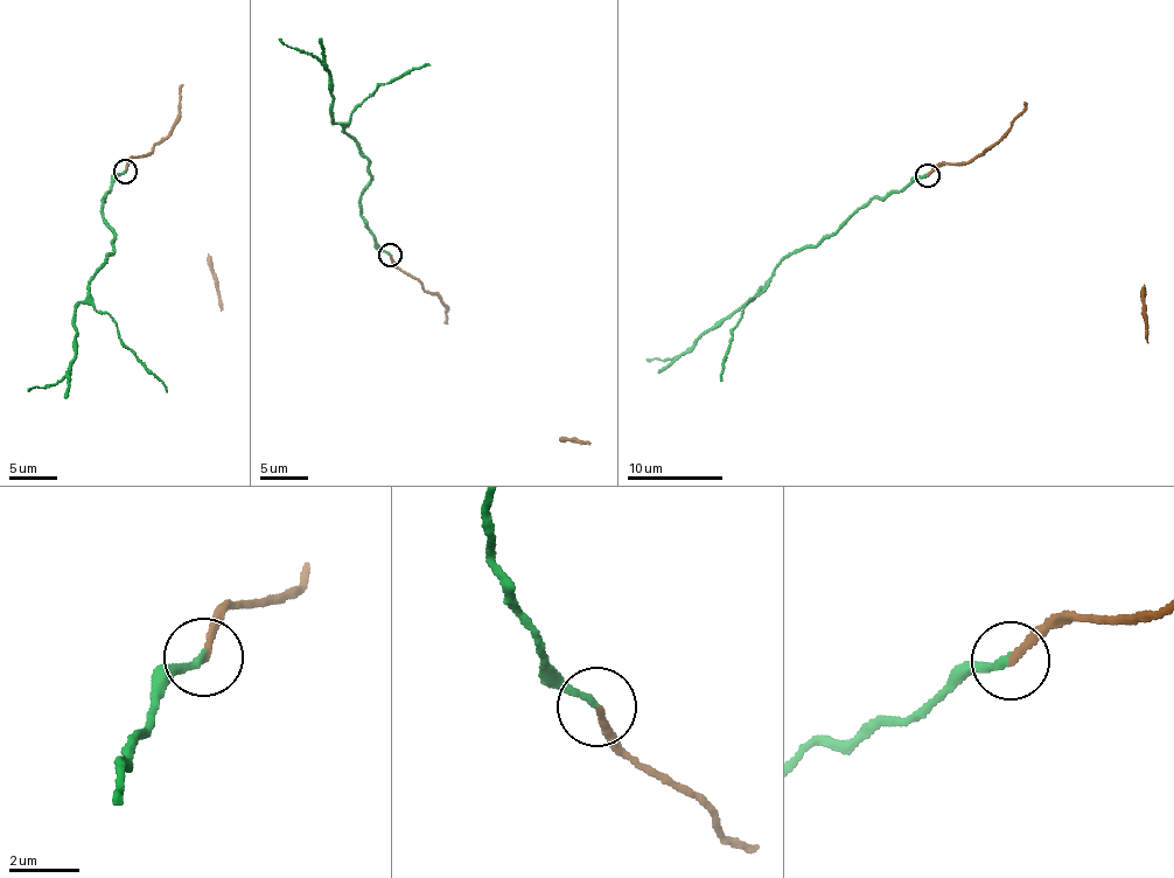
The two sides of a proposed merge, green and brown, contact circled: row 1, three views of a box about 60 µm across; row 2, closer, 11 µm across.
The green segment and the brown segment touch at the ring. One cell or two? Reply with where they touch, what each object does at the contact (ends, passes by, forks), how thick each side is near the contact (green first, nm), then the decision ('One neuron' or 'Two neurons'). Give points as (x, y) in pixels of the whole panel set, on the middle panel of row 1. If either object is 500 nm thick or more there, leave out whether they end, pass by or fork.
Place: (390, 255). At the ring green ends. At the ring brown ends. Thickness 200 nm (green) against 200 nm. Two neurons

